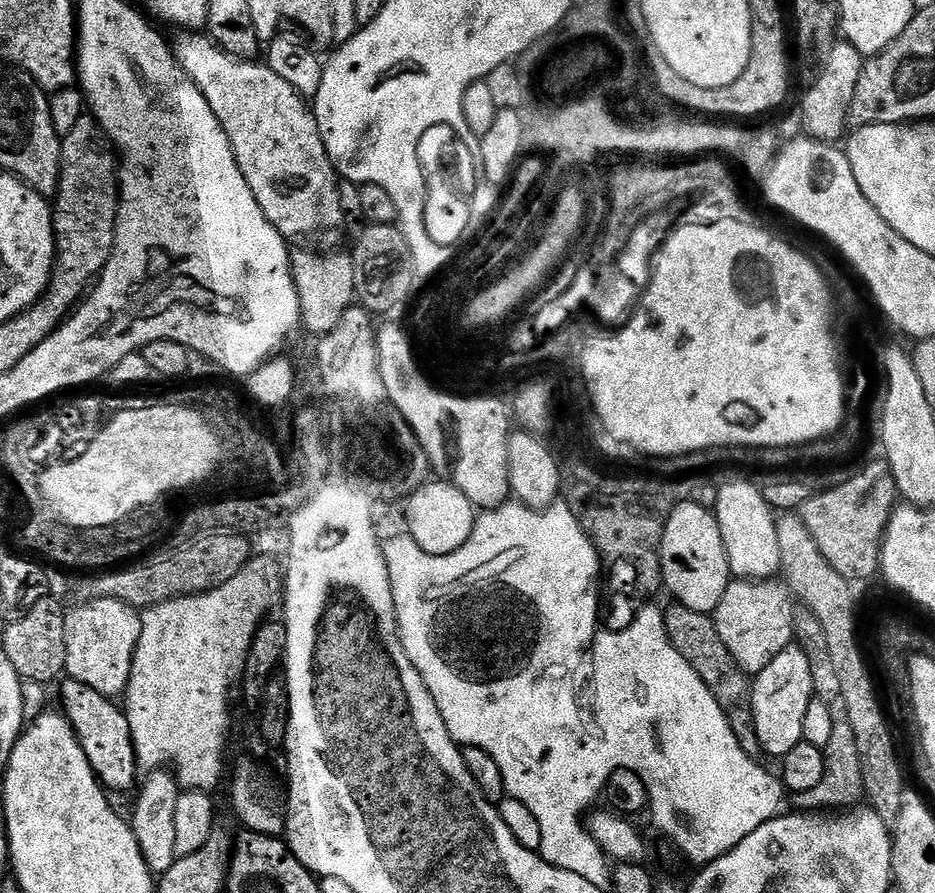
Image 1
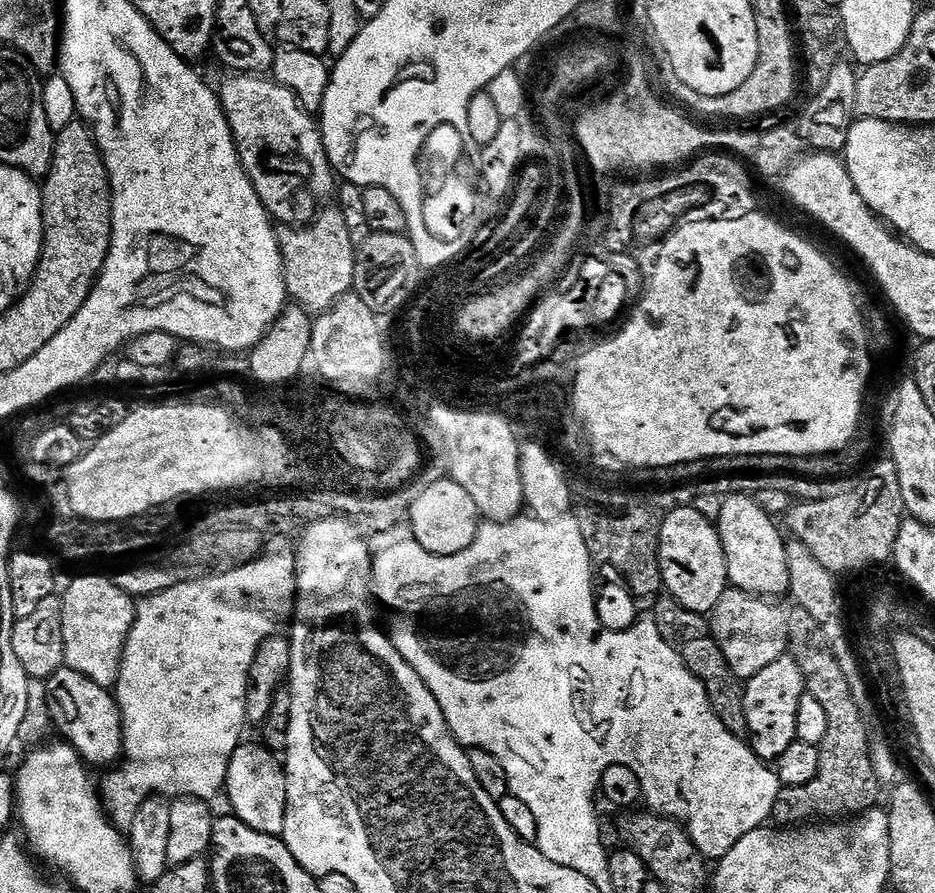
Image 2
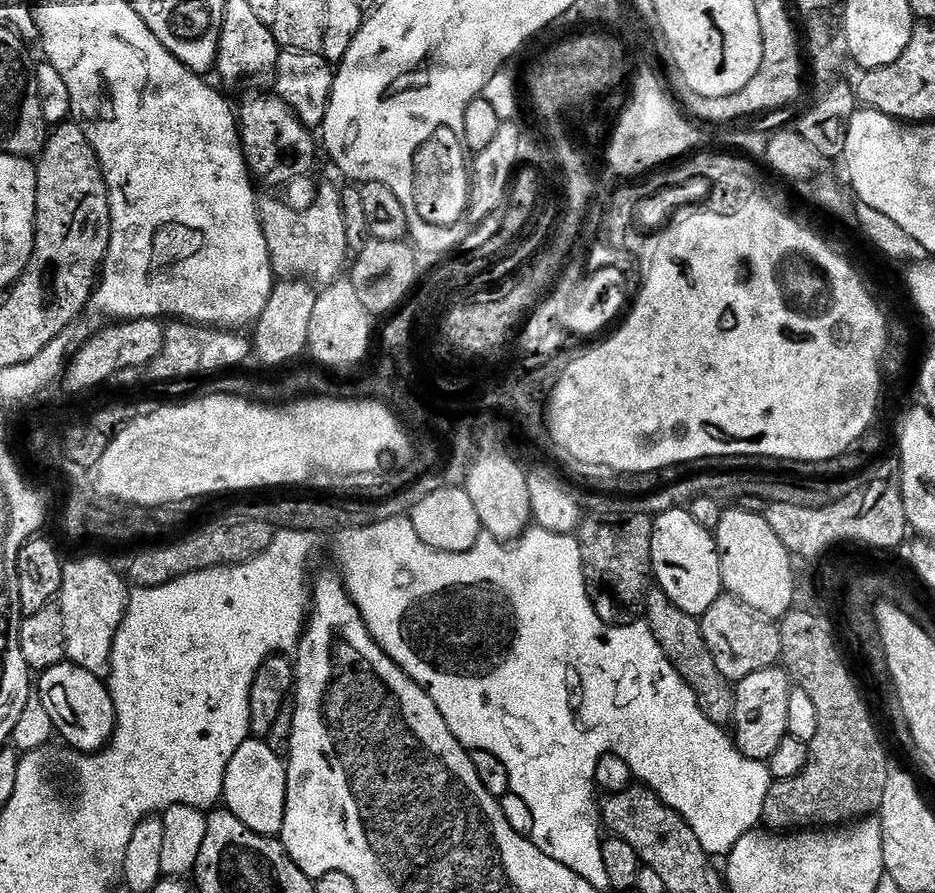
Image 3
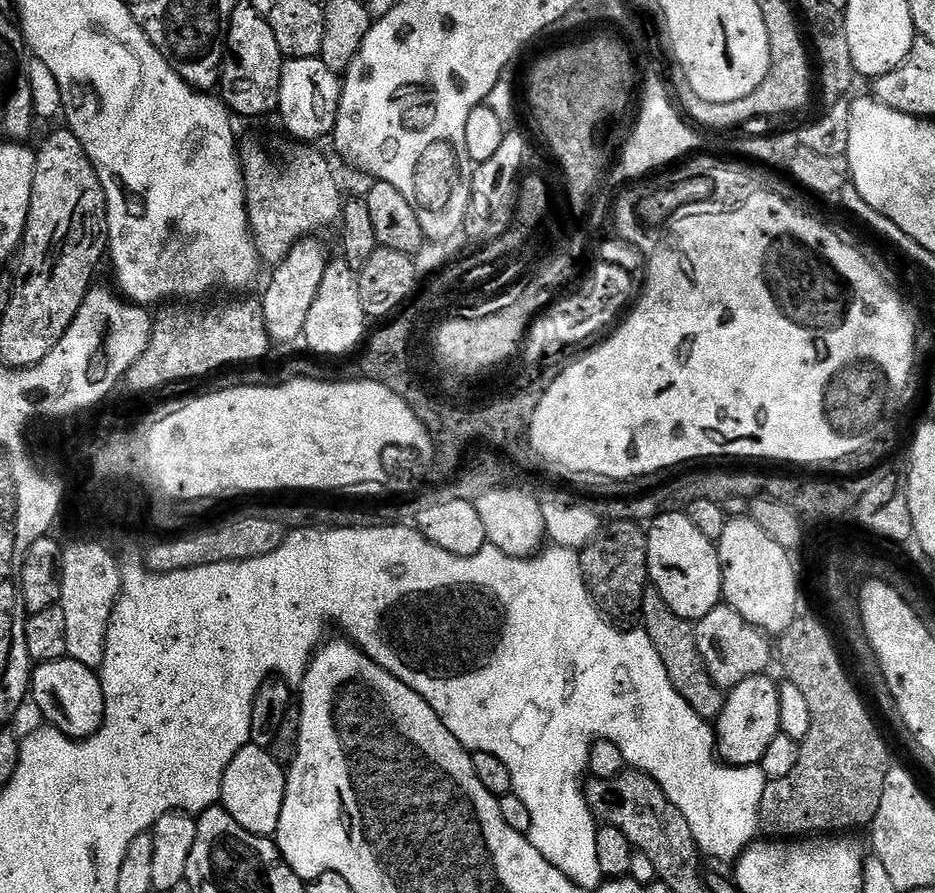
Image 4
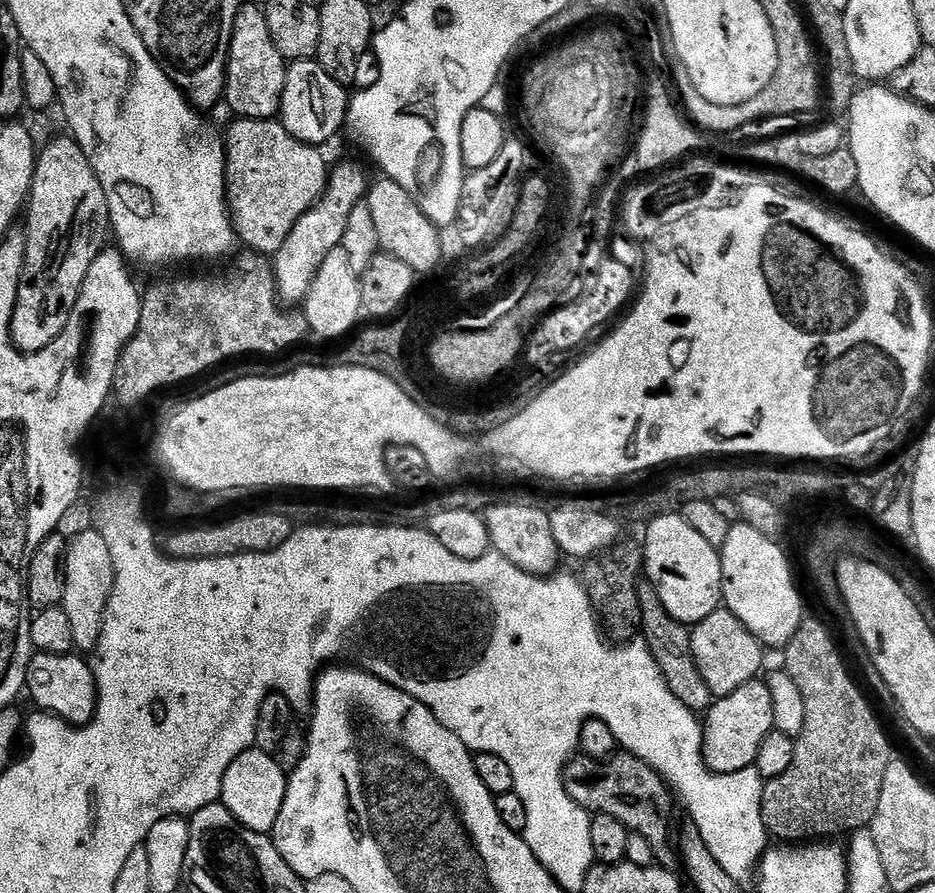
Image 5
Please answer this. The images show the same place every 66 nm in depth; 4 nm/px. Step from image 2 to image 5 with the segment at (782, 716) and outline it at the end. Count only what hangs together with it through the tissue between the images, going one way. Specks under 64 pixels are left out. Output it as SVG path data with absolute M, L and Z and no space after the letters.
M763 679L746 682L746 686L738 686L734 694L719 697L702 720L706 766L718 774L734 774L753 767L762 741L766 739L766 734L774 731L775 726L774 702Z

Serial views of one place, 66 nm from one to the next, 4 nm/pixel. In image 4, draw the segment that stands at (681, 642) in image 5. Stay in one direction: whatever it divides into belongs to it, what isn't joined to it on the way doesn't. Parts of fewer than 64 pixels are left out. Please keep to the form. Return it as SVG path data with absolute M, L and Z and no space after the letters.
M649 586L642 598L642 614L640 615L644 632L654 642L654 650L658 650L658 658L662 658L662 666L666 666L666 674L670 674L670 682L674 682L674 690L686 698L688 705L703 720L715 721L726 699L725 689L712 681L706 666L702 662L702 654L698 654L696 630L693 621L684 620L670 606L666 606L666 598L658 589Z

